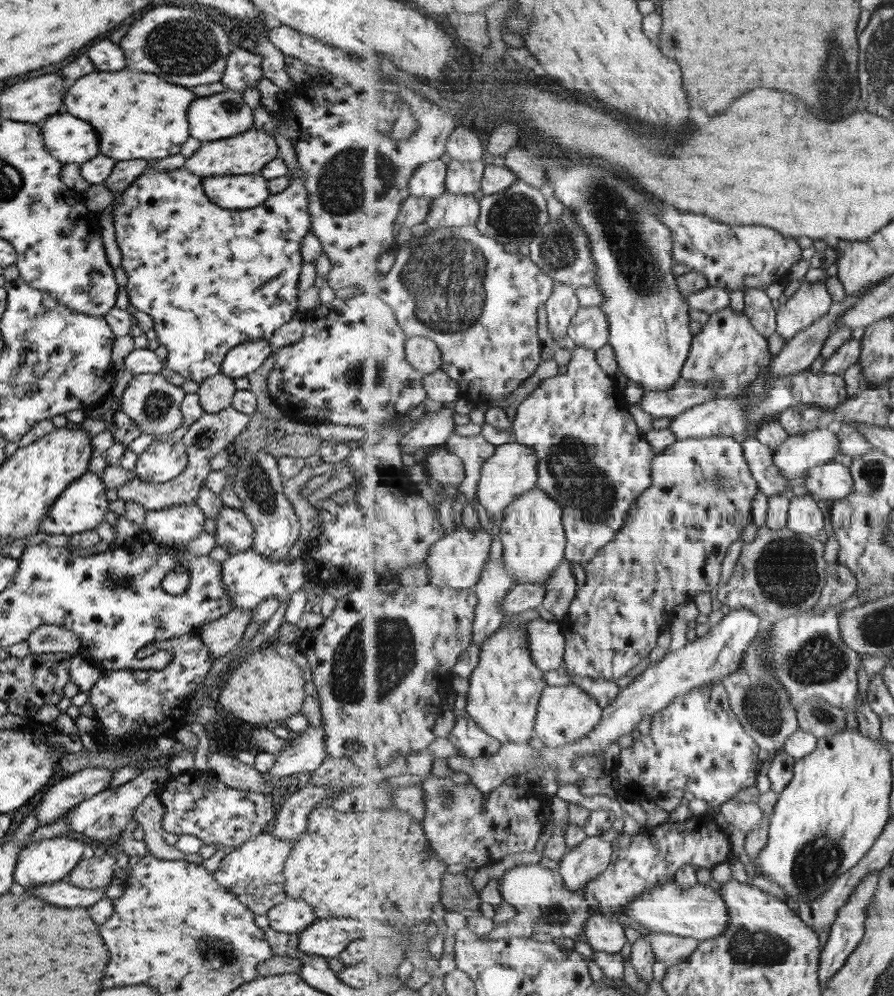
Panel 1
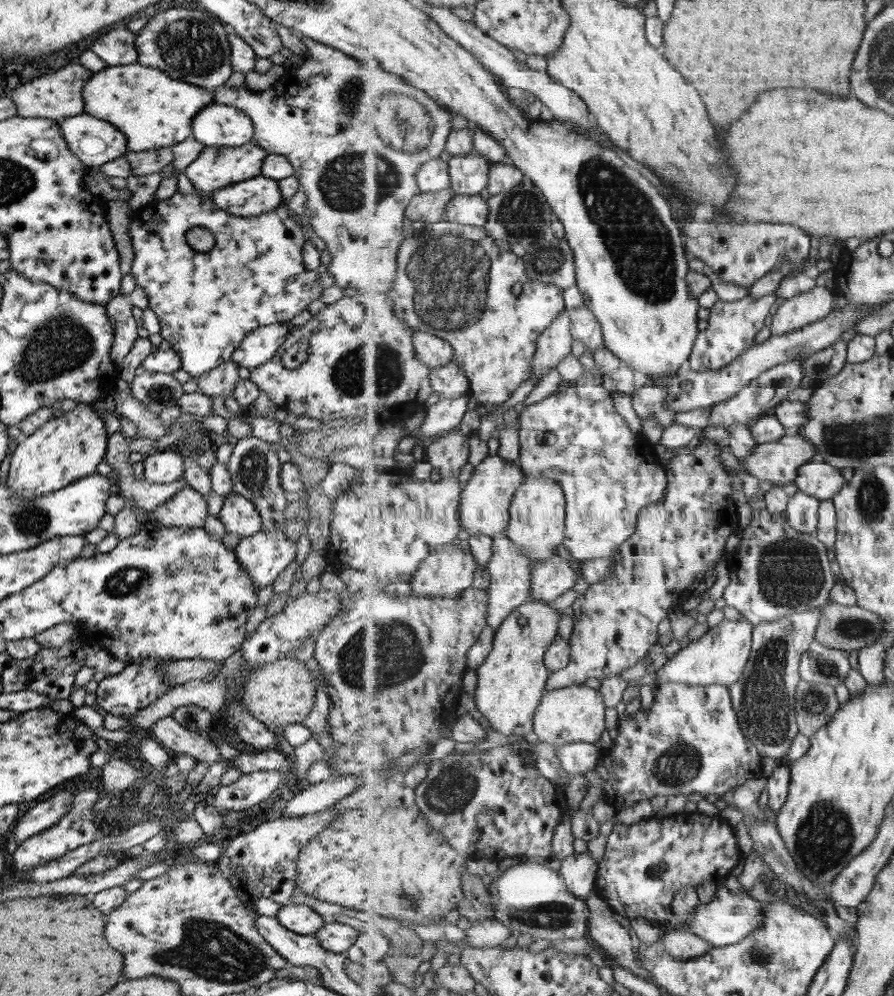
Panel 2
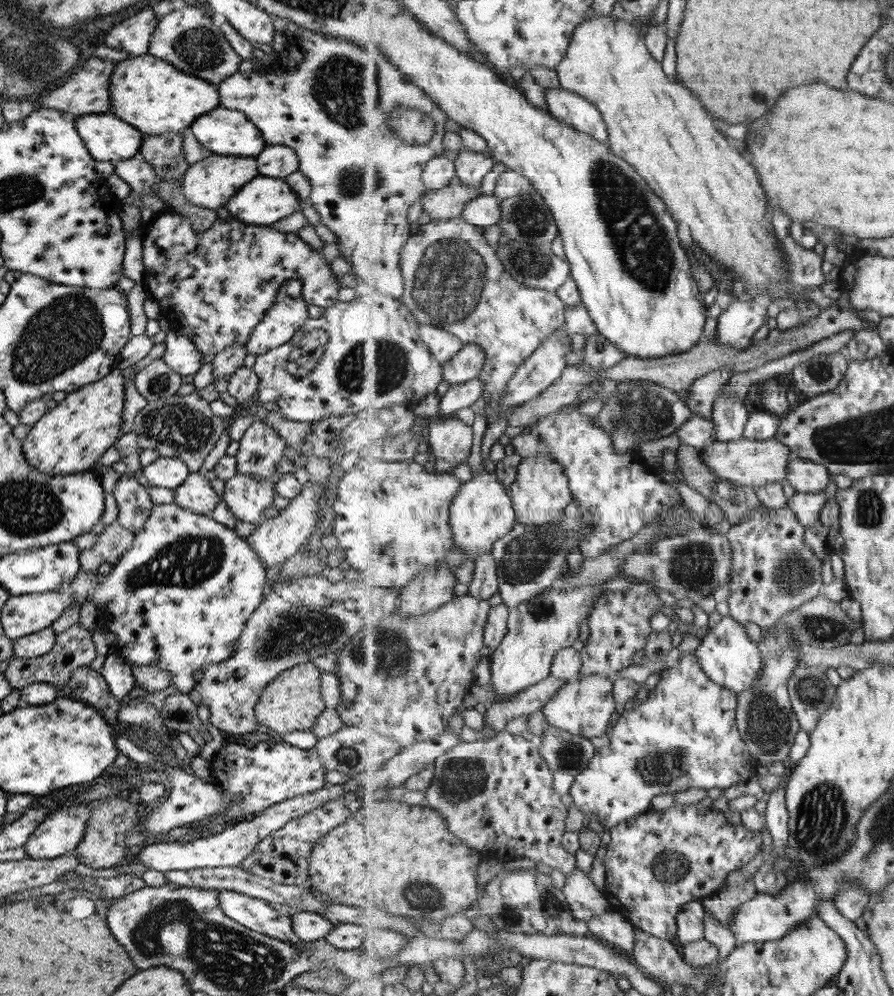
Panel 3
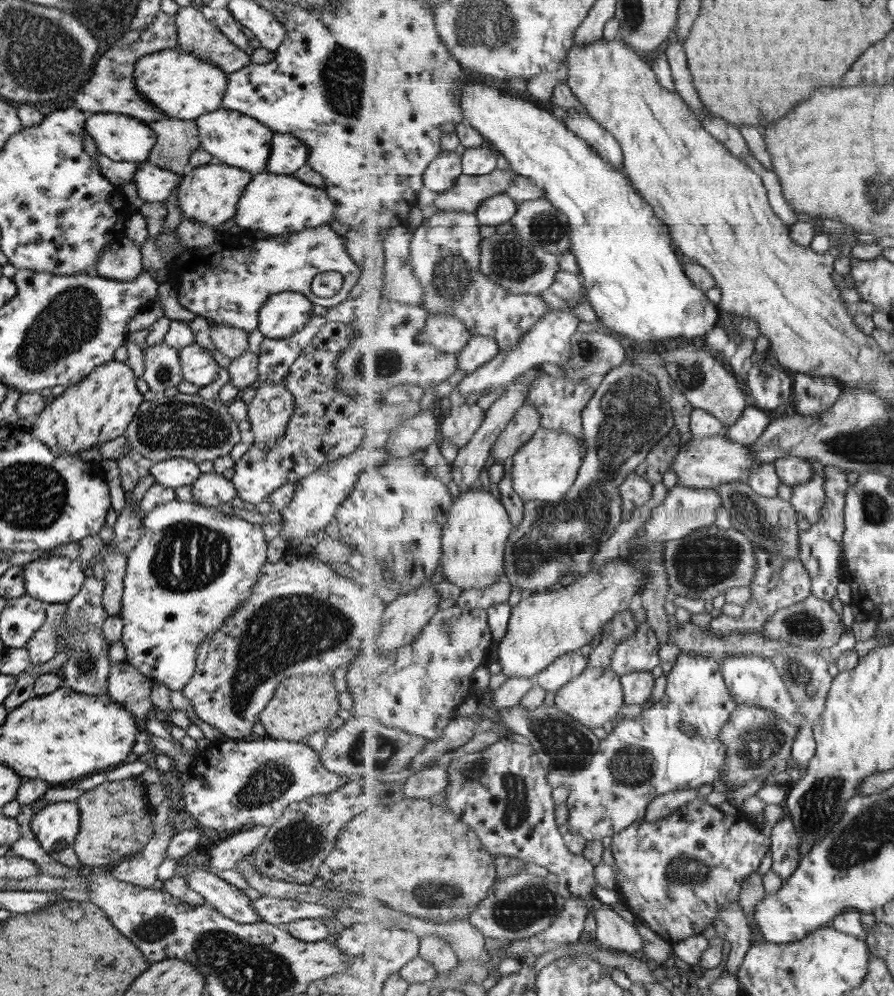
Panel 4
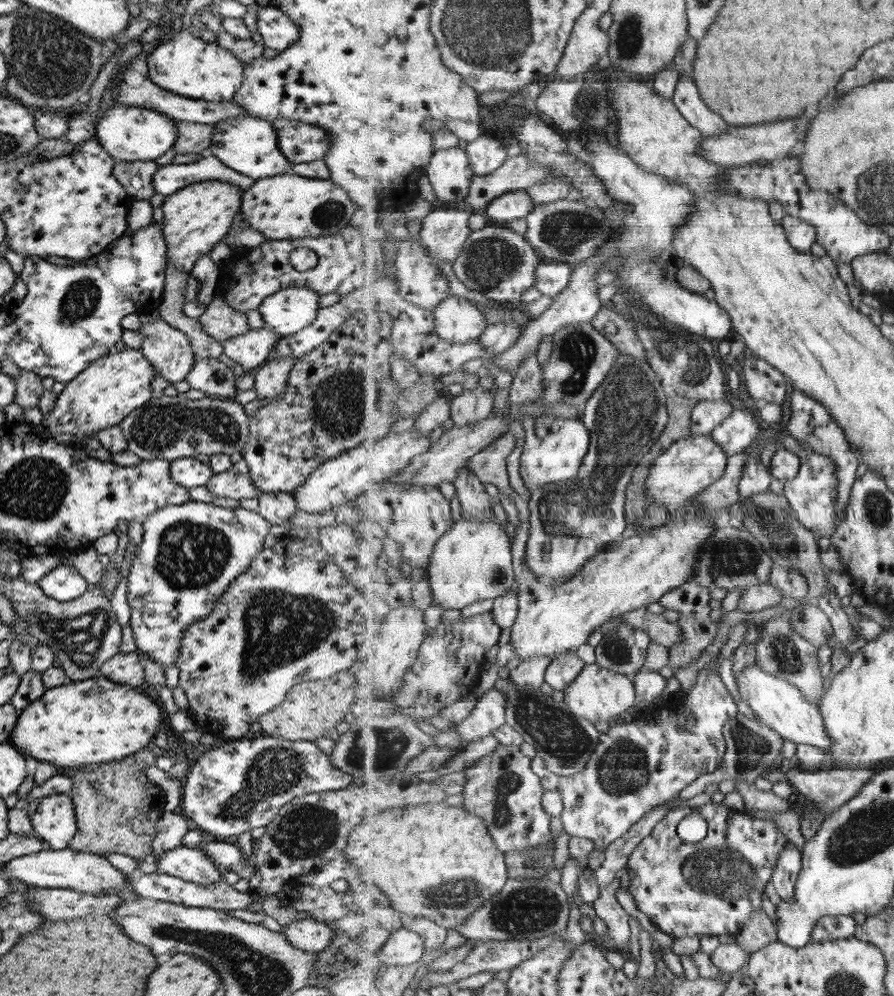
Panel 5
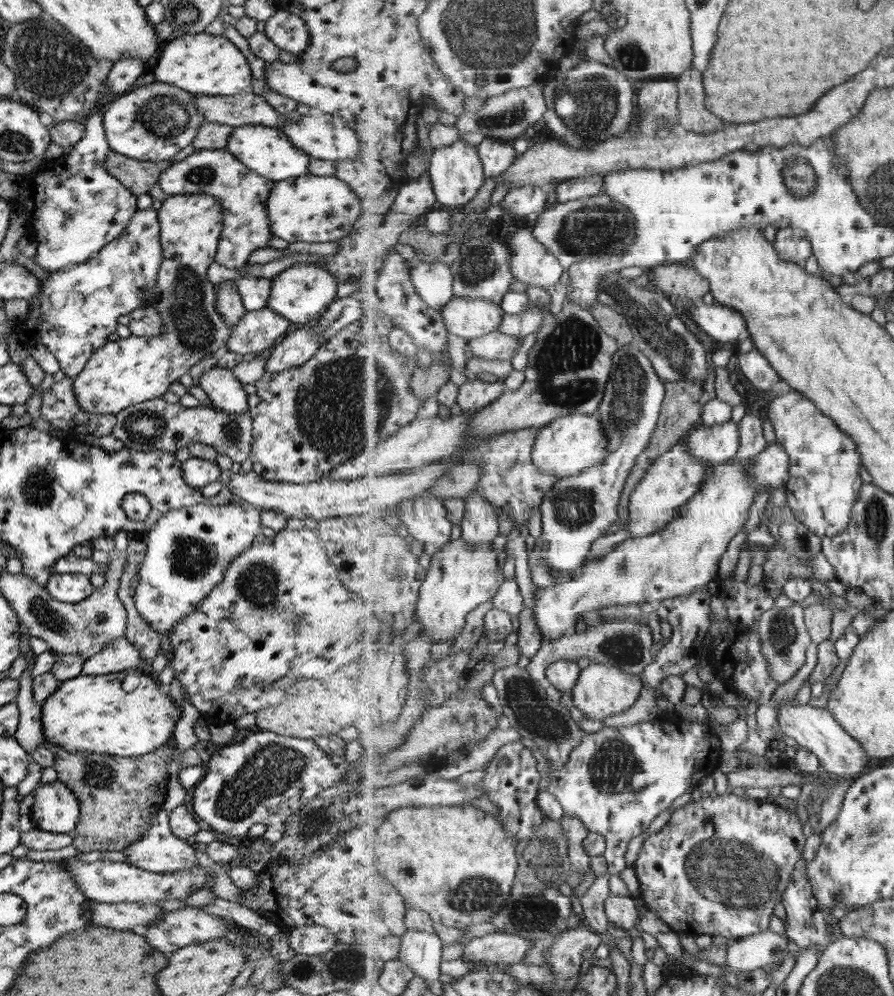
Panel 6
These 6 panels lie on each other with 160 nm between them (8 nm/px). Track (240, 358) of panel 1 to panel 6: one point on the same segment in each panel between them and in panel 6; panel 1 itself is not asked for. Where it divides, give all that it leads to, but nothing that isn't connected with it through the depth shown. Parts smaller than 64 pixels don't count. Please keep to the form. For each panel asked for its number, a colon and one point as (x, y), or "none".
2: (259, 345)
3: (280, 323)
4: (284, 313)
5: (288, 310)
6: (299, 293)

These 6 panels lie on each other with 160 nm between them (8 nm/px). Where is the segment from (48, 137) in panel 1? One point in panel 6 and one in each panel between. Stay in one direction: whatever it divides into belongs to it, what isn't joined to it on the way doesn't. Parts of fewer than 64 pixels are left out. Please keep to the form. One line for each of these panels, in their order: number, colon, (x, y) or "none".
2: (93, 141)
3: (107, 139)
4: (122, 138)
5: (127, 133)
6: (153, 121)

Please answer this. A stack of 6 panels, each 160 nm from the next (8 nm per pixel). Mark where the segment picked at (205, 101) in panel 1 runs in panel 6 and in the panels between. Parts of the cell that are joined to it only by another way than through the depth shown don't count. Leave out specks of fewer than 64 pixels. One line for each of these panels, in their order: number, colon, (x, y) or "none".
2: (215, 125)
3: (227, 132)
4: (233, 139)
5: (247, 145)
6: (266, 151)

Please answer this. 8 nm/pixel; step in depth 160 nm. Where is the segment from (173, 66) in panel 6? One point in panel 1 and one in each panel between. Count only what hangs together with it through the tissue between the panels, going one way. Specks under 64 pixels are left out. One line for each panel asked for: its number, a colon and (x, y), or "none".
1: (134, 115)
2: (151, 110)
3: (152, 96)
4: (182, 86)
5: (185, 65)

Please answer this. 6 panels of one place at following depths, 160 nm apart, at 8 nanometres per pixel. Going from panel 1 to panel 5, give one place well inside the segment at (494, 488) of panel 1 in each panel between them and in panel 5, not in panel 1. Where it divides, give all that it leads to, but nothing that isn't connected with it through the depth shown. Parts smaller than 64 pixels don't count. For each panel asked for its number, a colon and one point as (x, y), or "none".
2: (488, 495)
3: (483, 512)
4: (479, 526)
5: (473, 561)

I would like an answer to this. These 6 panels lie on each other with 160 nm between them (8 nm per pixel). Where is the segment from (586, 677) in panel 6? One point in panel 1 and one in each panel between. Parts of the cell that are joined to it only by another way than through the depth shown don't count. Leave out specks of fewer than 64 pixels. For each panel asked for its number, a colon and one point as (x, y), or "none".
1: (566, 714)
2: (577, 713)
3: (585, 706)
4: (594, 698)
5: (599, 694)

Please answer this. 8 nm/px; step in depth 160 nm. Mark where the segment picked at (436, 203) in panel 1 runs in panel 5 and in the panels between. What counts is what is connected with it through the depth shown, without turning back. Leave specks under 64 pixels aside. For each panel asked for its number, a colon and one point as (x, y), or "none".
2: (472, 210)
3: (485, 210)
4: (499, 209)
5: (518, 204)

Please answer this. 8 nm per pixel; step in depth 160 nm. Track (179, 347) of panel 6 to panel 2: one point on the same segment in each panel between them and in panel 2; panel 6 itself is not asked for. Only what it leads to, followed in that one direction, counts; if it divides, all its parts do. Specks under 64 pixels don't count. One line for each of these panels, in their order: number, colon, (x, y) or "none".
2: (67, 447)
3: (71, 437)
4: (97, 409)
5: (197, 216)

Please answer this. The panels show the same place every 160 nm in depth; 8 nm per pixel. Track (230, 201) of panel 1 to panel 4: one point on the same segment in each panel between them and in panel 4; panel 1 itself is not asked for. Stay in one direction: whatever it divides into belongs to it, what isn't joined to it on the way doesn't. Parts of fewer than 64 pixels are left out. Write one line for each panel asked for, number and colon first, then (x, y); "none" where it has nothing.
2: (253, 196)
3: (261, 201)
4: (275, 204)

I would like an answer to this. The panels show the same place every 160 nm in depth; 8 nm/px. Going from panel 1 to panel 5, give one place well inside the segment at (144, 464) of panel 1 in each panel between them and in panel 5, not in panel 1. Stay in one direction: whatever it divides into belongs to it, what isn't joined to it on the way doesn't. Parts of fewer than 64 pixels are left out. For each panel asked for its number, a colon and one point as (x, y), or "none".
2: (165, 467)
3: (164, 472)
4: (172, 473)
5: (188, 472)

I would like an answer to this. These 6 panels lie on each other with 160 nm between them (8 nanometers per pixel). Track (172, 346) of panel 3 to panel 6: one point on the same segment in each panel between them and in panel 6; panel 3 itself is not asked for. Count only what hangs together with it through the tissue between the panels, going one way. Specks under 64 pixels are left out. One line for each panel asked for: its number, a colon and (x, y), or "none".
4: (197, 365)
5: (213, 378)
6: (226, 394)

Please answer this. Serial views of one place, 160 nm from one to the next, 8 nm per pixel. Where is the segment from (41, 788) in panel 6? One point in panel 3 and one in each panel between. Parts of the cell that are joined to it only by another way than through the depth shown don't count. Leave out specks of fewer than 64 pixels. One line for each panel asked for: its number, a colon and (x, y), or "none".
3: (61, 831)
4: (54, 827)
5: (53, 821)

